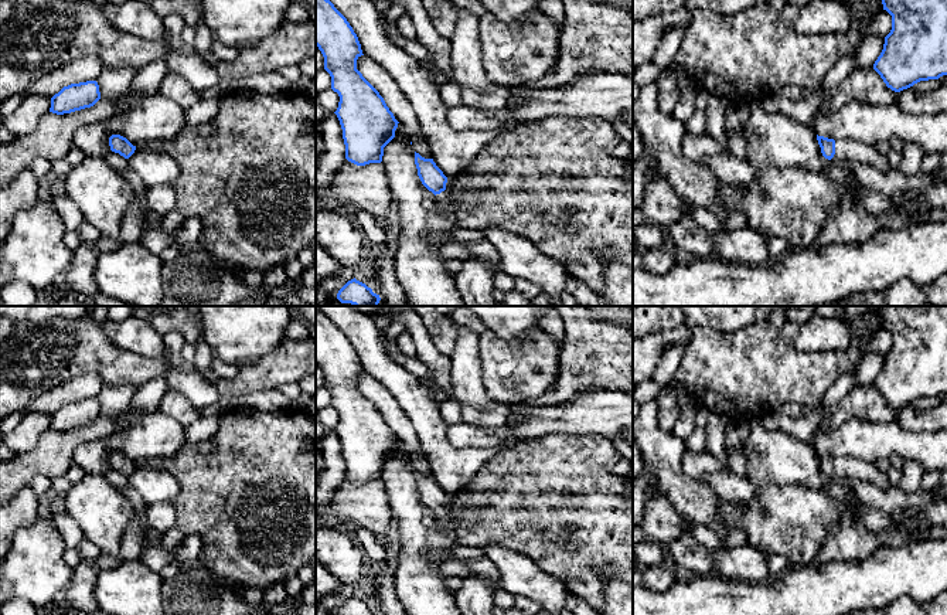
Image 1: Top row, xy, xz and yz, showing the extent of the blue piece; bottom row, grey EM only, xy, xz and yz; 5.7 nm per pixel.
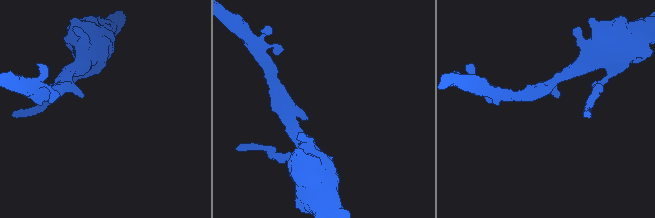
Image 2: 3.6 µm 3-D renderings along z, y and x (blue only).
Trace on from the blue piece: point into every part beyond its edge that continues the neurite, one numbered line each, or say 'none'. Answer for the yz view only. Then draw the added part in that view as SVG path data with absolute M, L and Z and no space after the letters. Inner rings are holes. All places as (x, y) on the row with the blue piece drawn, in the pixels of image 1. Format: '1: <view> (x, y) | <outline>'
1: yz (844, 149) | M842 137L835 139L835 154L832 159L861 162L873 166L880 173L889 173L892 170L890 159L882 156L875 146L845 140Z

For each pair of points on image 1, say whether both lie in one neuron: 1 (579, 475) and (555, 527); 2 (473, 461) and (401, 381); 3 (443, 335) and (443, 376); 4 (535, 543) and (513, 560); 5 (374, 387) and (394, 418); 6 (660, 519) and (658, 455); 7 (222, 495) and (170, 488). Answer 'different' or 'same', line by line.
1: same
2: same
3: different
4: different
5: same
6: different
7: different

